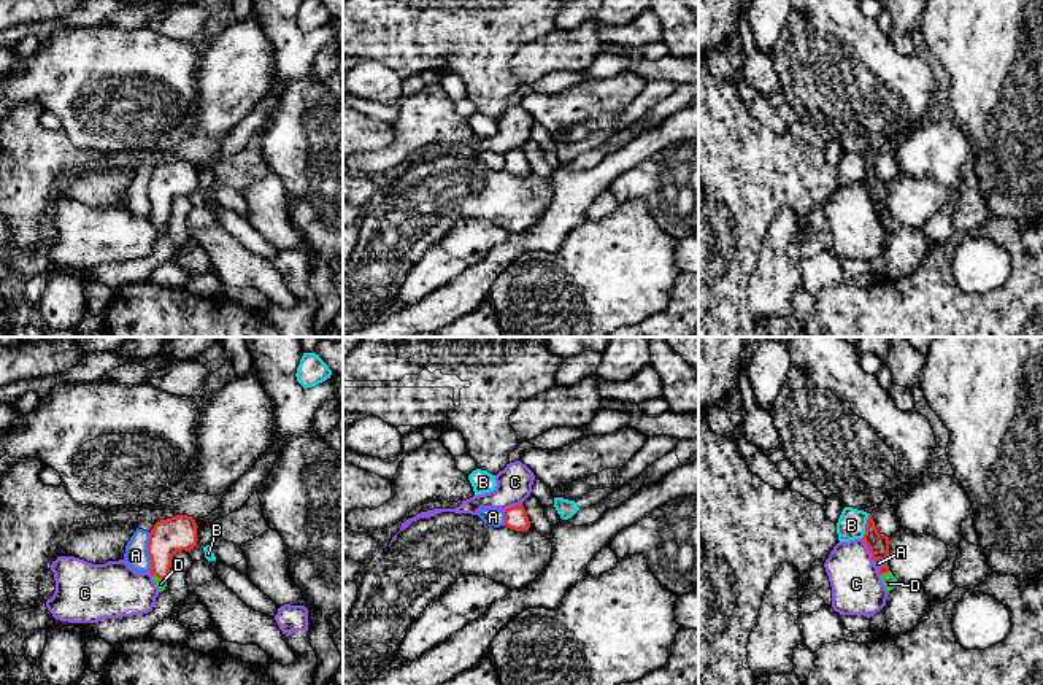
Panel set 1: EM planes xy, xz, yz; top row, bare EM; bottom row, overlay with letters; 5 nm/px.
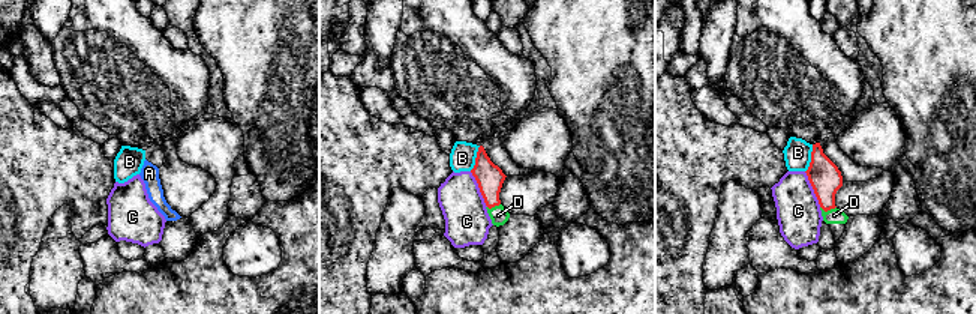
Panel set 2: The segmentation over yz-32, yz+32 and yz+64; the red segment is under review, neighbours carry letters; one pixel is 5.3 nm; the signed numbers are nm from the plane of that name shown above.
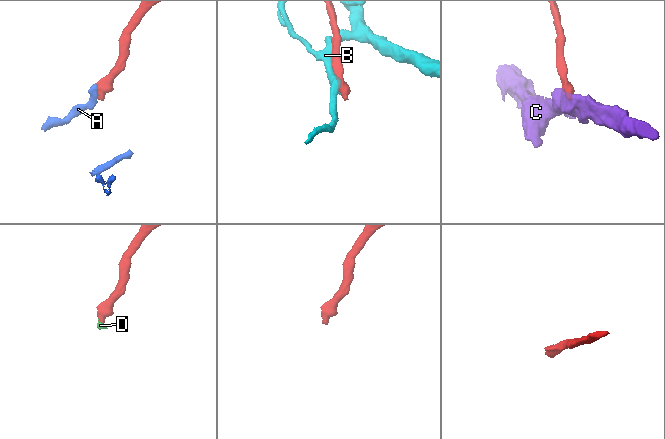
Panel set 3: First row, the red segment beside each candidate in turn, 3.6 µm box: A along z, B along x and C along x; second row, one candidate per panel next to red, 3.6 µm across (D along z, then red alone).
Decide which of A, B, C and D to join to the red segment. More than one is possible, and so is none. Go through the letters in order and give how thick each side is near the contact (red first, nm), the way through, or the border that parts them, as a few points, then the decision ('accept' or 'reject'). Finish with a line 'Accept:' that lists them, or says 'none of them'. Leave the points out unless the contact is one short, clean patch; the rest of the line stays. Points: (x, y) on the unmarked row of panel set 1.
A: 180/120 nm | along xy (150, 177), (148, 213) | reject
B: 110/140 nm | reject
C: 110/260 nm | along yz (861, 183), (873, 205) | reject
D: 180/50 nm | across xy (178, 177), (161, 194), (159, 221), (161, 228) | accept
Accept: D

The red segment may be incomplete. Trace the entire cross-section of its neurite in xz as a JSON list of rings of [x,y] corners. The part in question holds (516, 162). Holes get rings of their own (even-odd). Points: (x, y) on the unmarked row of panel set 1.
[[[522,148],[505,154],[503,170],[514,173],[514,175],[525,175],[530,172],[530,165],[529,165],[527,156]]]

